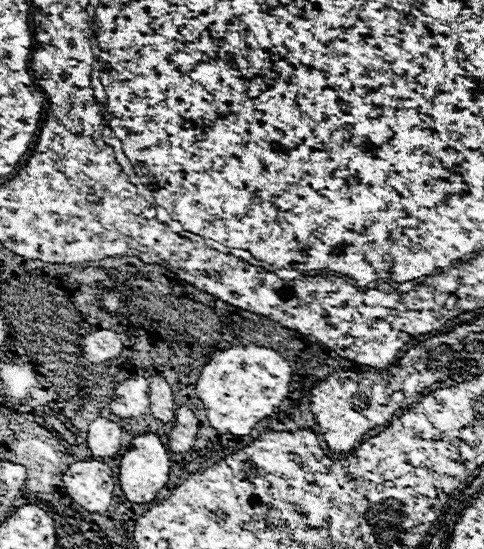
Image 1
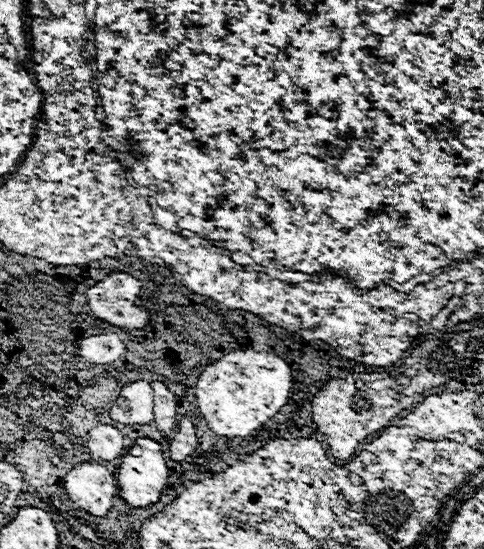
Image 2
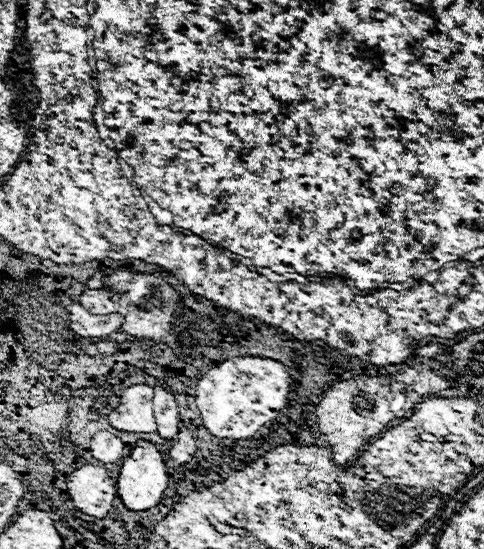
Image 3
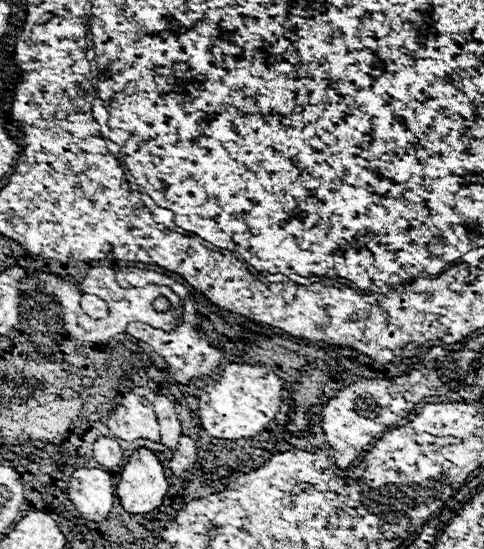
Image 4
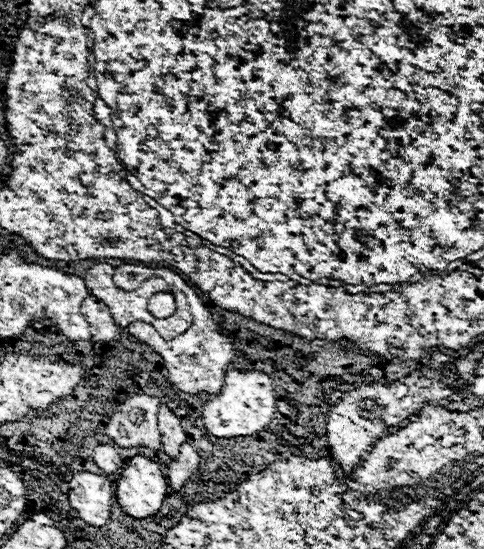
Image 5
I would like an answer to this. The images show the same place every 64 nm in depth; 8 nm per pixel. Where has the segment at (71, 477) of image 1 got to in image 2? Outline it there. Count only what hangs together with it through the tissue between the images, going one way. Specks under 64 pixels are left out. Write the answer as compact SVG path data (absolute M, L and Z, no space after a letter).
M98 462L74 466L64 476L64 486L70 498L92 516L106 516L116 496L114 474Z

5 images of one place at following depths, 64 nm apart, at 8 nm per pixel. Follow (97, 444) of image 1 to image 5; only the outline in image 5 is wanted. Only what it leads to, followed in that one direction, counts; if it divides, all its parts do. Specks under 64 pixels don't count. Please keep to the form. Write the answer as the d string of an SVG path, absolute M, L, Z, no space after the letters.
M110 444L94 448L94 462L104 474L116 474L122 468L122 458L118 456L118 450Z

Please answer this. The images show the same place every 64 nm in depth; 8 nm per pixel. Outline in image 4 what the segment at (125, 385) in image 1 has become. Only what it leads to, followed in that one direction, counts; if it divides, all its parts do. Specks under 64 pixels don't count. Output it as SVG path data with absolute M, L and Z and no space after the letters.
M134 388L130 392L130 398L122 398L122 404L108 416L108 430L124 442L138 438L160 442L154 398L156 394L148 388Z

